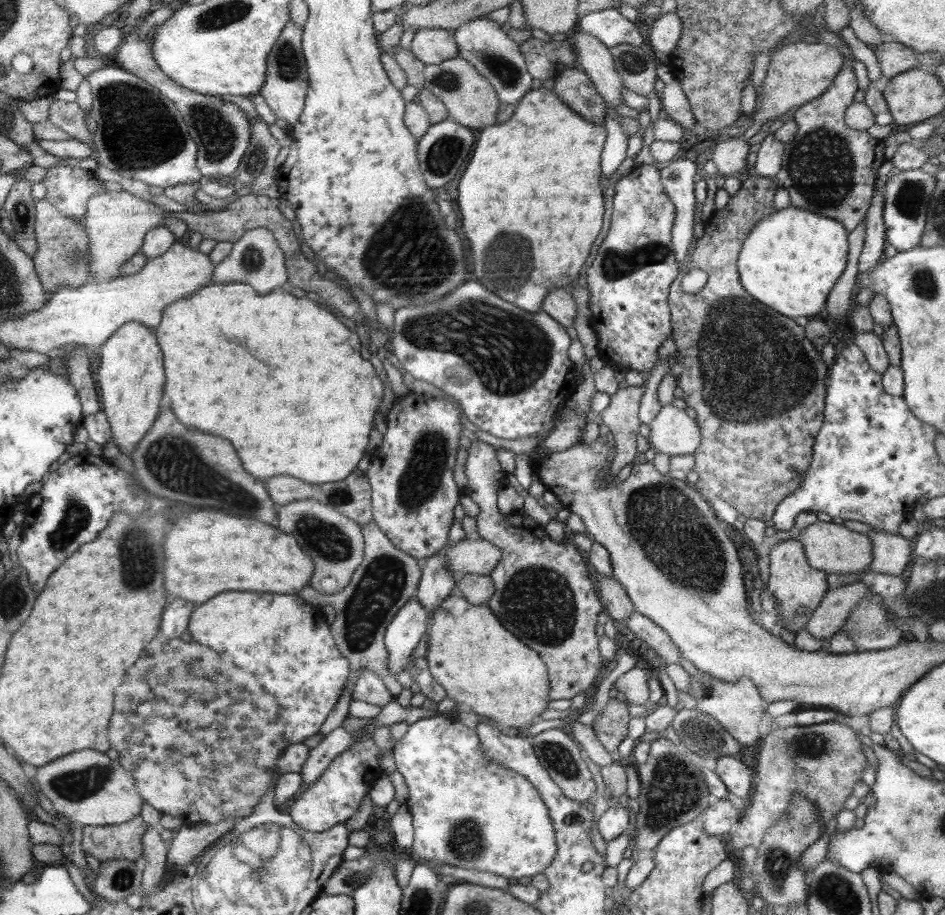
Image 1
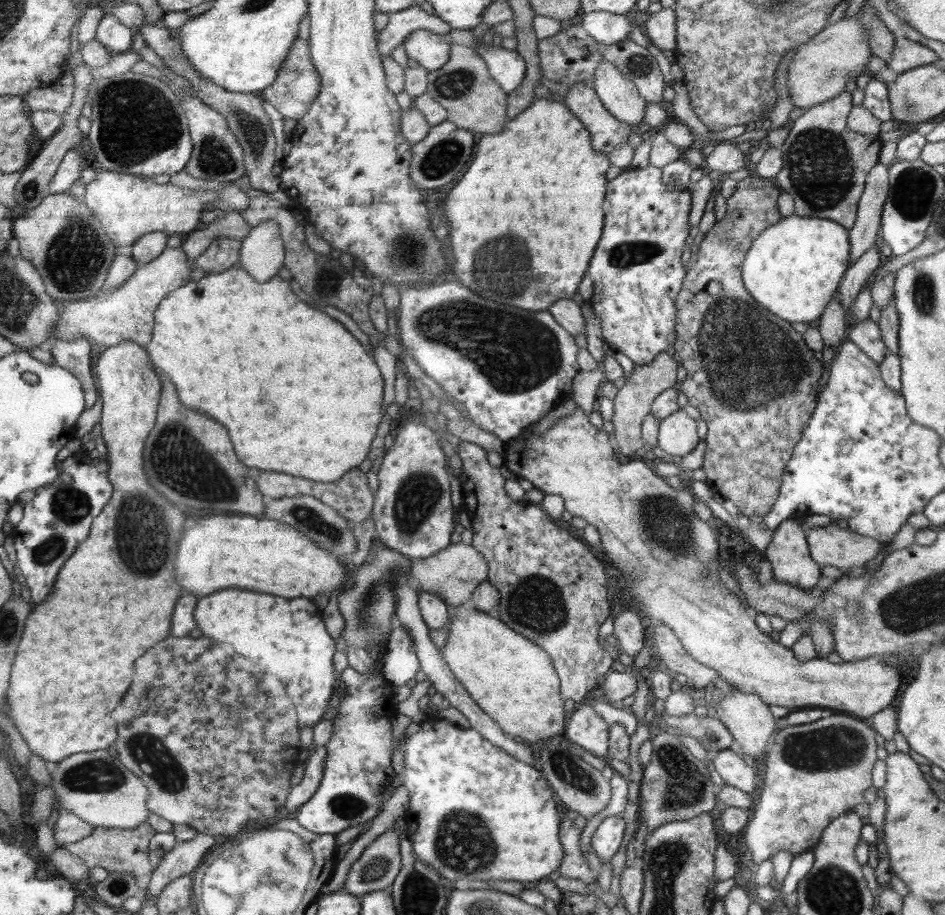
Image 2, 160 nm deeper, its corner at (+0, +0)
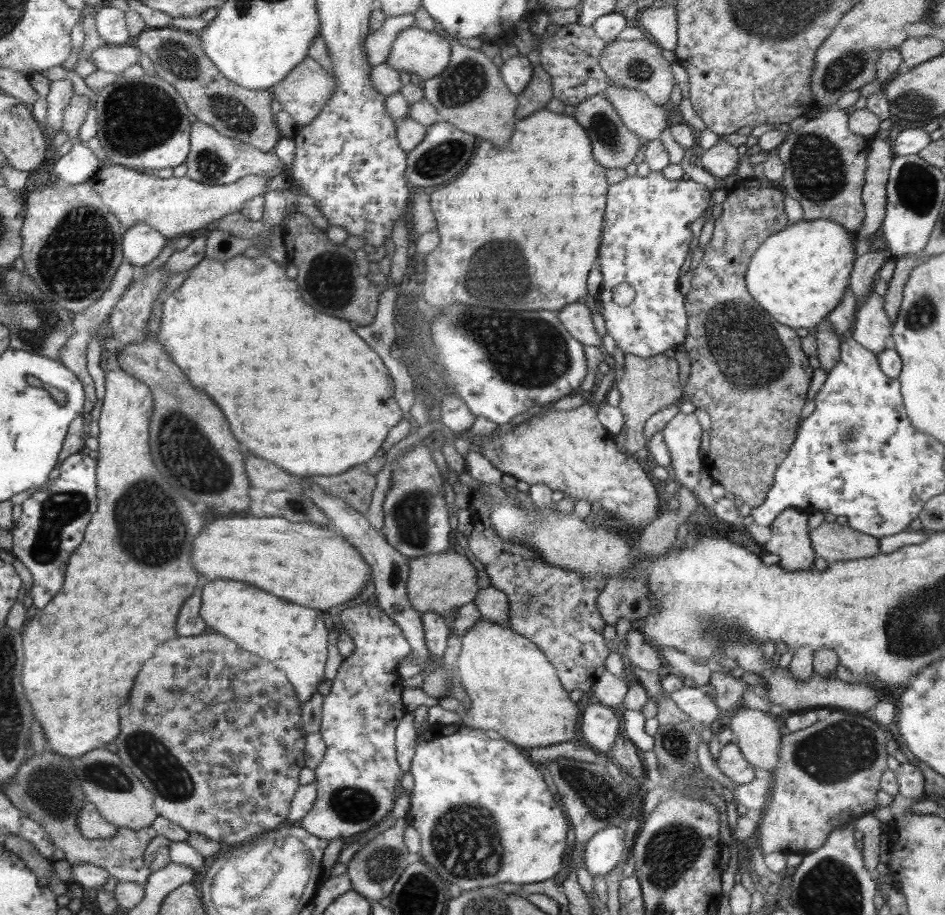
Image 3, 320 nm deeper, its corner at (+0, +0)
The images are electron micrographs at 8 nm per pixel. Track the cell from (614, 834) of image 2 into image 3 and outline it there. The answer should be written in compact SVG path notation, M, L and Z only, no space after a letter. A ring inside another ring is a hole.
M610 825L588 839L585 844L584 862L593 877L606 875L616 868L626 846L624 831L624 826Z

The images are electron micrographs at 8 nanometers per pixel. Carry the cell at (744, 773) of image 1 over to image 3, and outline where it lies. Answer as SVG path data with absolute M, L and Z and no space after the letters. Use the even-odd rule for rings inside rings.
M736 743L722 746L718 760L718 768L736 785L748 784L755 779L755 768L744 758Z

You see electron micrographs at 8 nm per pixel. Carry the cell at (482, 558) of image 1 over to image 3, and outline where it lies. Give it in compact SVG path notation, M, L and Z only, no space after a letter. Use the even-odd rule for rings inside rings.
M456 551L439 552L428 556L409 559L409 576L407 579L407 593L410 604L420 613L437 612L446 615L452 609L458 609L468 602L472 602L479 591L478 572L470 560Z

